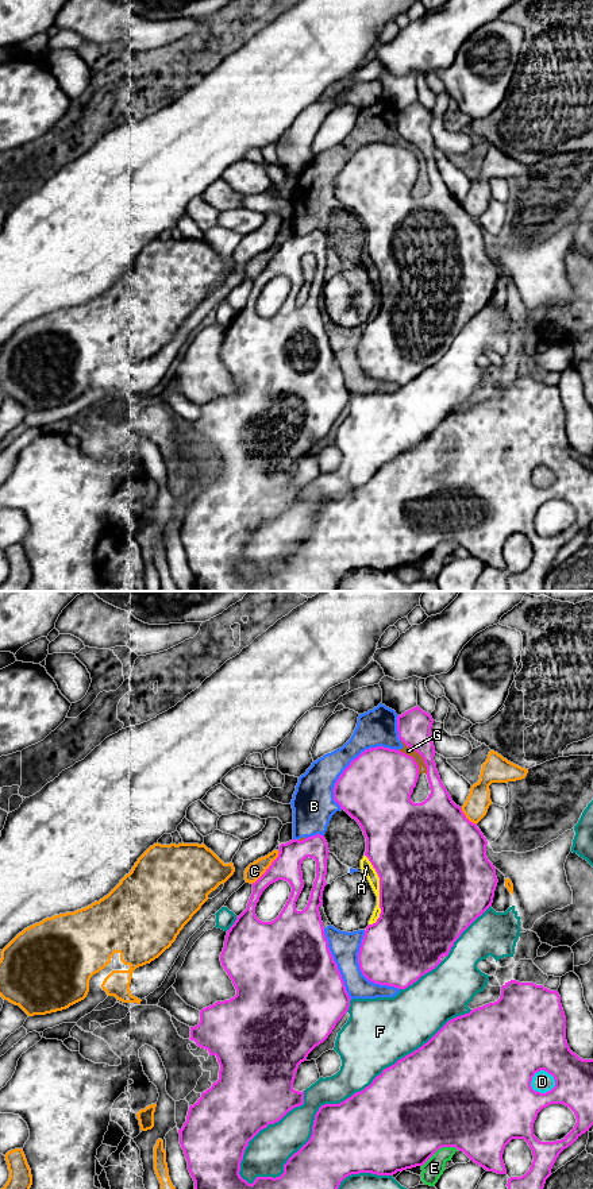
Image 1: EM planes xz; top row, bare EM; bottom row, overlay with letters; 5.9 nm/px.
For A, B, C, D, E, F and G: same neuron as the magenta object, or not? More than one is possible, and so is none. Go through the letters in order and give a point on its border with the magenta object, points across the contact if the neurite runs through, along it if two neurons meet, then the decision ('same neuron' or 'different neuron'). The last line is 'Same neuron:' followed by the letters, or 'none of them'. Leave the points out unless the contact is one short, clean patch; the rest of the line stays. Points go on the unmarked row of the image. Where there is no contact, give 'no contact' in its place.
A: contact xz (380, 285); different neuron
B: contact xz (350, 158); different neuron
C: contact xz (269, 263); different neuron
D: contact xz (539, 487); different neuron
E: contact xz (439, 543); different neuron
F: contact xz (342, 497); different neuron
G: contact xz (419, 149); different neuron
Same neuron: none of them

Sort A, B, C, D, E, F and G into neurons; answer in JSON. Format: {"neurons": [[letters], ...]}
{"neurons": [["A", "B", "D", "G"], ["C"], ["E"], ["F"]]}

